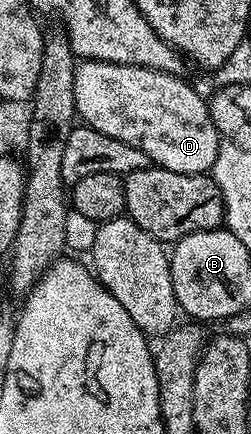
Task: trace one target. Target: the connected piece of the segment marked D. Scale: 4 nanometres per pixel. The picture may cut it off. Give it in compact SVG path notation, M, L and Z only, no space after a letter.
M81 60L74 75L76 112L79 120L89 129L110 135L110 139L122 139L122 143L130 143L130 147L138 147L138 151L145 153L153 166L175 173L207 174L214 163L216 152L220 150L222 138L214 127L208 101L200 98L199 91L187 85L184 79L174 73L163 73L146 67Z

